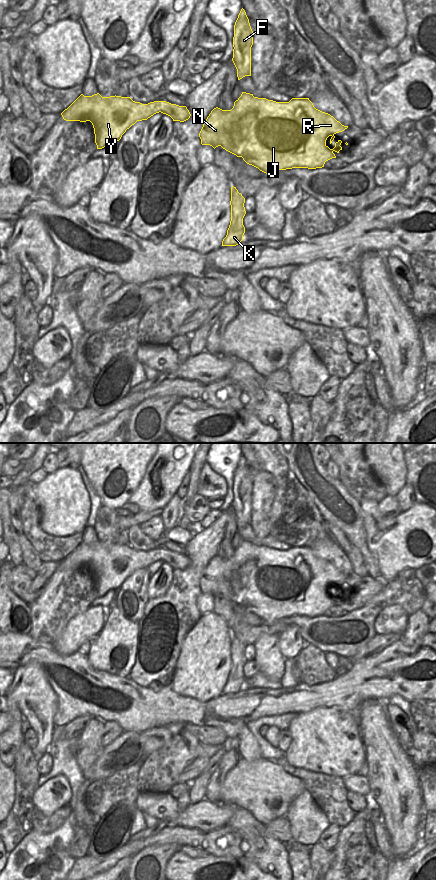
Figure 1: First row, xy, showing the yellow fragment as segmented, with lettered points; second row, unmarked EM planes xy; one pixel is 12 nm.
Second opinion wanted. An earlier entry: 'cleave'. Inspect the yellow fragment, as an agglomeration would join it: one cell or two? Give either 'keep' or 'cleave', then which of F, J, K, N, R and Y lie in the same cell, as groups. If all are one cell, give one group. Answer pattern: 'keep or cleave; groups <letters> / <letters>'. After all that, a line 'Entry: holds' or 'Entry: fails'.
keep; groups F J K N R Y
Entry: fails

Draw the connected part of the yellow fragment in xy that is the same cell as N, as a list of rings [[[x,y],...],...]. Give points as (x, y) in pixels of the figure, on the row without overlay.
[[[242,540],[241,544],[234,550],[234,554],[231,558],[222,558],[218,555],[214,556],[209,564],[207,565],[206,569],[203,571],[203,575],[199,581],[199,585],[201,587],[202,593],[210,593],[214,597],[218,594],[221,594],[226,599],[236,603],[237,605],[242,605],[243,608],[256,616],[258,616],[260,619],[266,621],[266,622],[272,622],[279,618],[286,618],[286,617],[292,617],[292,616],[308,616],[308,617],[316,617],[316,616],[322,616],[324,615],[324,612],[326,609],[336,606],[334,599],[339,601],[340,598],[342,598],[342,595],[340,594],[342,589],[338,588],[335,591],[335,595],[333,597],[330,597],[326,593],[326,588],[330,584],[330,592],[335,586],[335,582],[344,579],[347,577],[348,574],[342,573],[339,569],[337,569],[333,564],[331,564],[328,561],[322,560],[318,557],[316,557],[313,553],[313,551],[309,548],[309,546],[292,546],[289,550],[276,550],[273,548],[268,548],[266,546],[258,546],[254,545],[253,542]]]

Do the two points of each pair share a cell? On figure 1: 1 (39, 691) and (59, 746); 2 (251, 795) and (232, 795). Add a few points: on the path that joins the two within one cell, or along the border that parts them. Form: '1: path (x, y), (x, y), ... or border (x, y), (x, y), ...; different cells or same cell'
1: border (55, 726), (51, 742), (46, 751); different cells
2: path (246, 795), (237, 795); same cell

